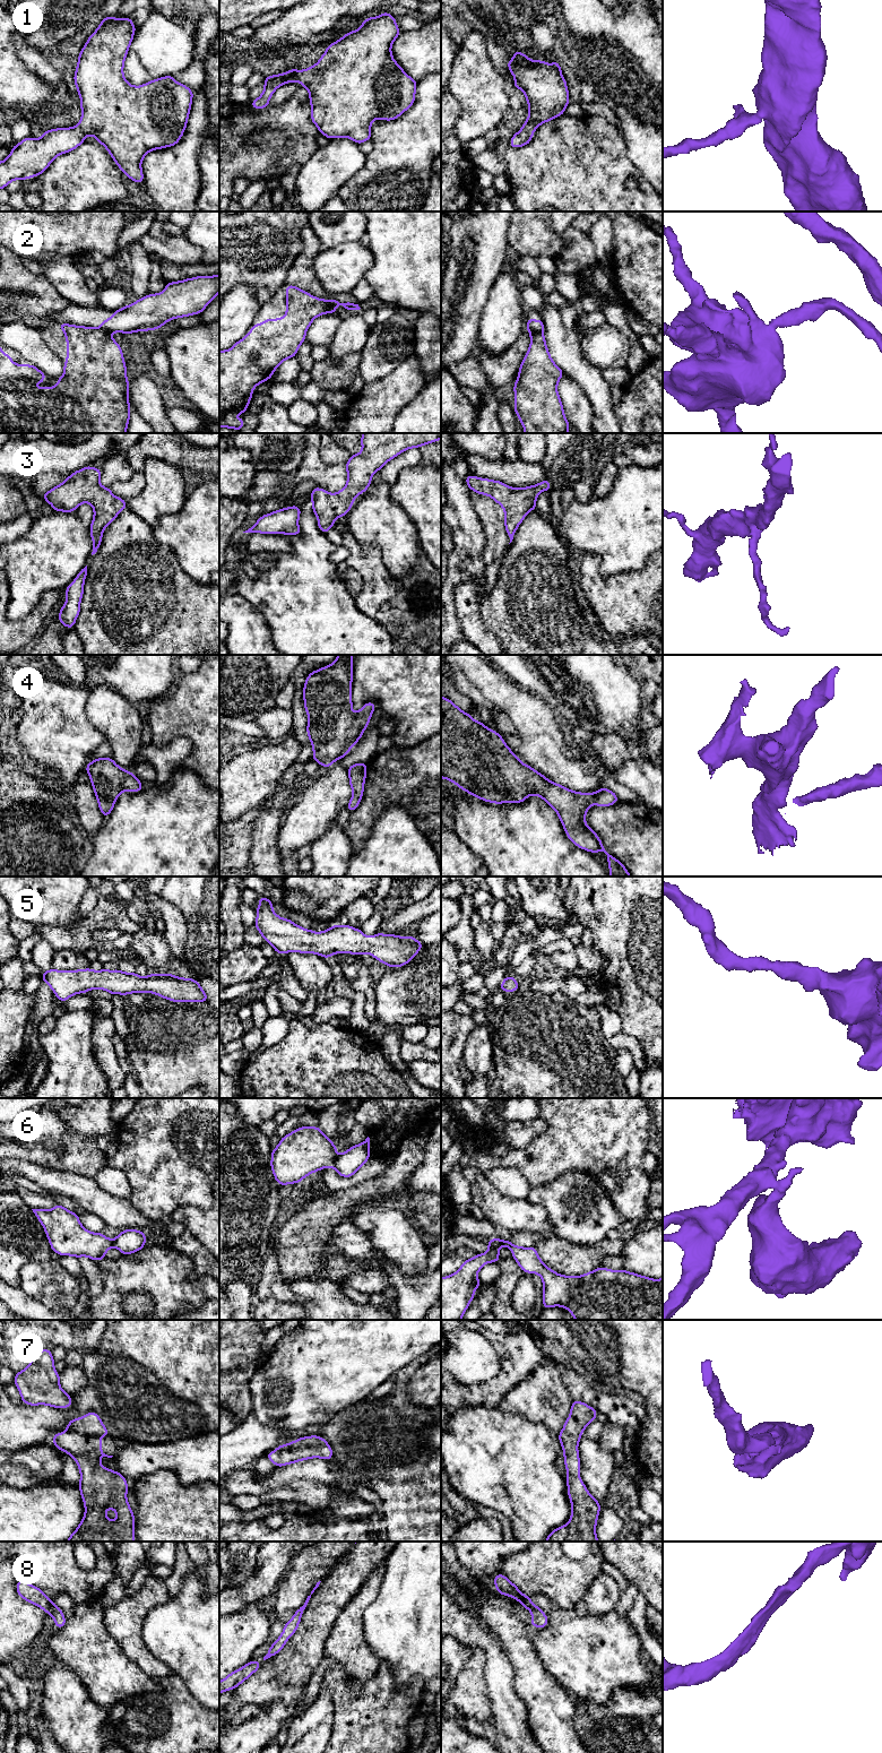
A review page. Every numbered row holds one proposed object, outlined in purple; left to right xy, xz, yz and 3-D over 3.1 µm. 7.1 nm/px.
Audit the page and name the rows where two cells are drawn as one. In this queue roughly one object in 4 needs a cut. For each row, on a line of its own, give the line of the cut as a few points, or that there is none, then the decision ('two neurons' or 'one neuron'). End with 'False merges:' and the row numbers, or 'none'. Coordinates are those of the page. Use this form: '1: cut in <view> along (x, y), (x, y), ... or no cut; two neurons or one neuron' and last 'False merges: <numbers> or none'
1: no cut; one neuron
2: cut in xz along (327, 300), (329, 312); two neurons
3: no cut; one neuron
4: no cut; one neuron
5: no cut; one neuron
6: cut in xz along (336, 1156), (333, 1166); two neurons
7: no cut; one neuron
8: no cut; one neuron
False merges: 2, 6

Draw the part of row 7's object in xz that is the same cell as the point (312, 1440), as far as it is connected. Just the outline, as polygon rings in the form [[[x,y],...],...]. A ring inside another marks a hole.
[[[311,1435],[300,1437],[287,1444],[282,1444],[277,1447],[275,1451],[268,1452],[266,1456],[279,1468],[311,1458],[331,1460],[332,1449],[326,1439]]]

